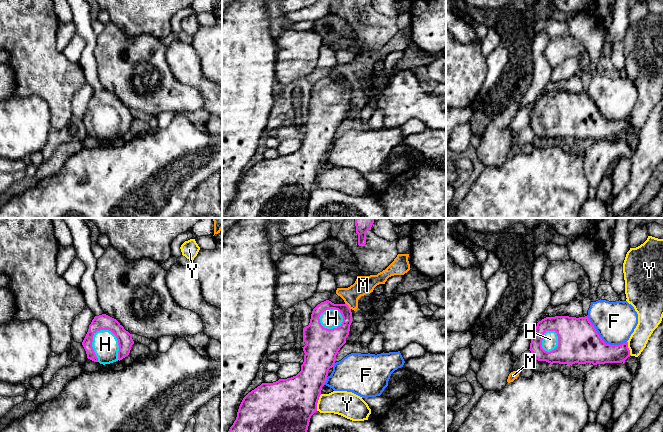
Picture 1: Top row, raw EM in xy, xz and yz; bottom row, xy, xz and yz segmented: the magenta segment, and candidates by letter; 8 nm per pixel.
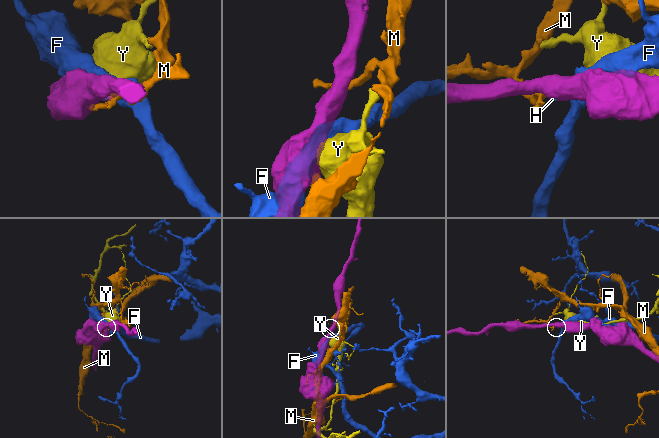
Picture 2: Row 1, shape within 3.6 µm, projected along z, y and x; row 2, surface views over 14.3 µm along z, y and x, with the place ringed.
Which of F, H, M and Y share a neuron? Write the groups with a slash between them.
F / H / M / Y

